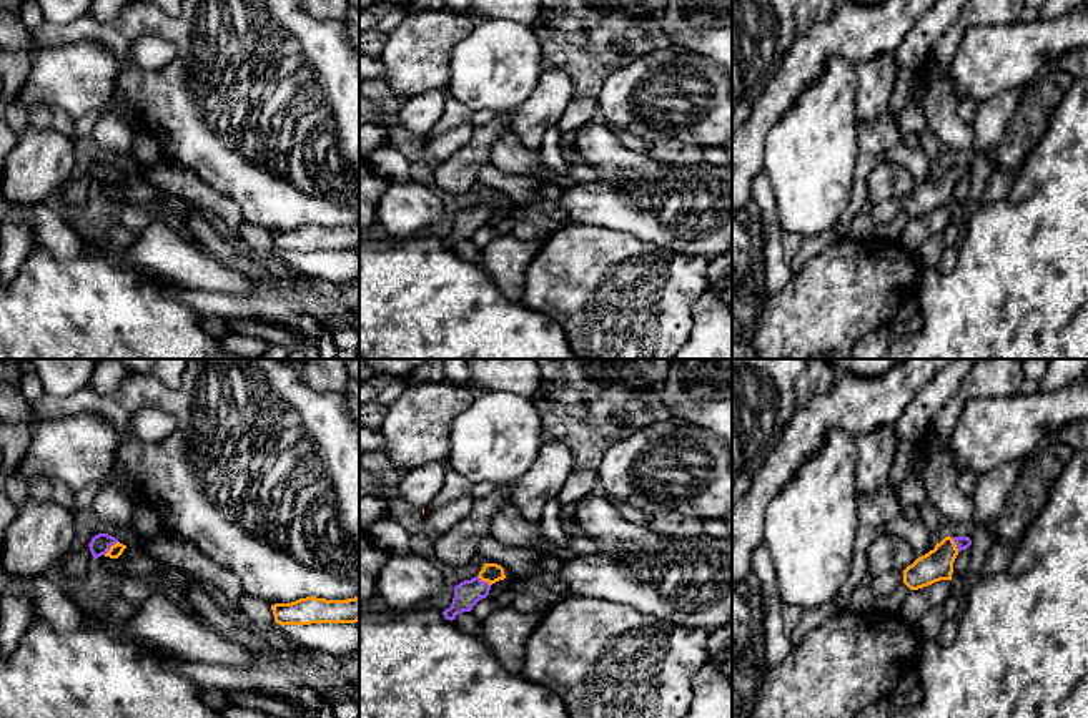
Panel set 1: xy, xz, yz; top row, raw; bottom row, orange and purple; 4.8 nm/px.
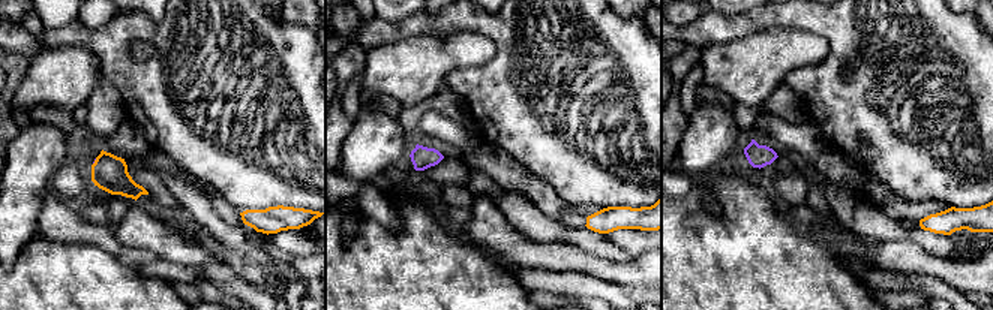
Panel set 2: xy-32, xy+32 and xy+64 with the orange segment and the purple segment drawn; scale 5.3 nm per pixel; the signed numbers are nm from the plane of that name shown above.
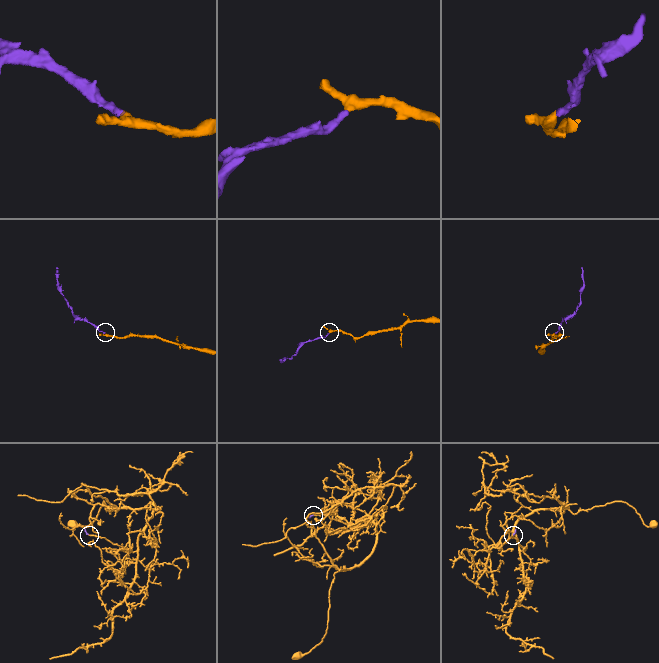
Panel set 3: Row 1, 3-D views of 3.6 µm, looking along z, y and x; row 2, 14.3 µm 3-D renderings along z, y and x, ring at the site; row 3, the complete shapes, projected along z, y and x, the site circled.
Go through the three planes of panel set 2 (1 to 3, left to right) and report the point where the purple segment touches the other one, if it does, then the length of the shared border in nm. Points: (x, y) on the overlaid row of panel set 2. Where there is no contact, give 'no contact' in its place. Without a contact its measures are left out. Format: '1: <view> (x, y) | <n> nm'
1: xy-32 (95, 162) | 40 nm
2: no contact
3: no contact

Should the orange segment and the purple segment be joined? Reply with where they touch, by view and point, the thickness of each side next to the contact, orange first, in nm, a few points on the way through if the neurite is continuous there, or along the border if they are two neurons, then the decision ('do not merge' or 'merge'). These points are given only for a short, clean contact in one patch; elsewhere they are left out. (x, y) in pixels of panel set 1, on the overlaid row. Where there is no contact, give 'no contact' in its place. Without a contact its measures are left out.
meets orange in xy at (110, 547); 70 nm thick on the orange side, 100 nm on the other; runs through xy (115, 550), (110, 547), (100, 544); merge

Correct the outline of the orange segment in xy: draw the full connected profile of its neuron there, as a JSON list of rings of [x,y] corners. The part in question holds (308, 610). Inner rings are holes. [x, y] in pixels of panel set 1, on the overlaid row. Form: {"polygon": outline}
{"polygon": [[[306,597],[291,603],[274,603],[271,610],[279,625],[356,623],[359,597],[348,600]]]}

